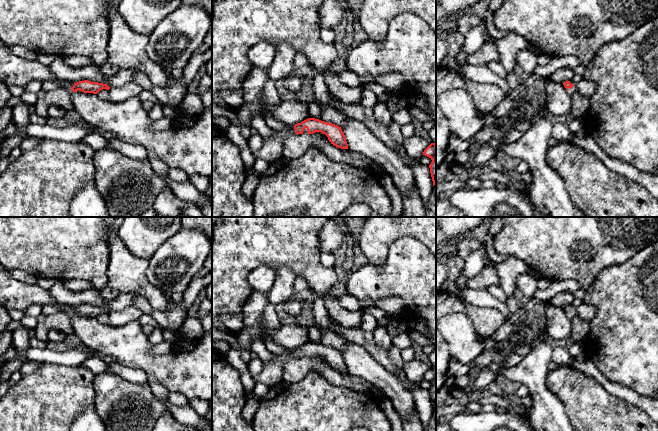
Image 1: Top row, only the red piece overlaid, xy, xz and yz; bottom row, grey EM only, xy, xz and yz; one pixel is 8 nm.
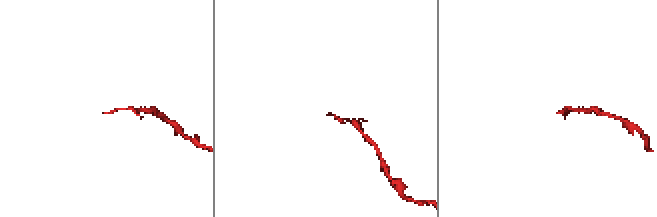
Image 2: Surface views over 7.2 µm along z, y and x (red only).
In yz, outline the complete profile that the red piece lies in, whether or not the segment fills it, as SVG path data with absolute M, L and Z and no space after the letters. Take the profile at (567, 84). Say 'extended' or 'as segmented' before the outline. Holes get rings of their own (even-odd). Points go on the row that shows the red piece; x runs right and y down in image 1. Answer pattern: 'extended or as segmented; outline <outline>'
extended; outline M566 81L563 85L572 99L571 118L582 119L590 106L590 100L579 93L574 82Z

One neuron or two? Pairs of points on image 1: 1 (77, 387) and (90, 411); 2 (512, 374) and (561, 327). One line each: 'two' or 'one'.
1: two
2: two

